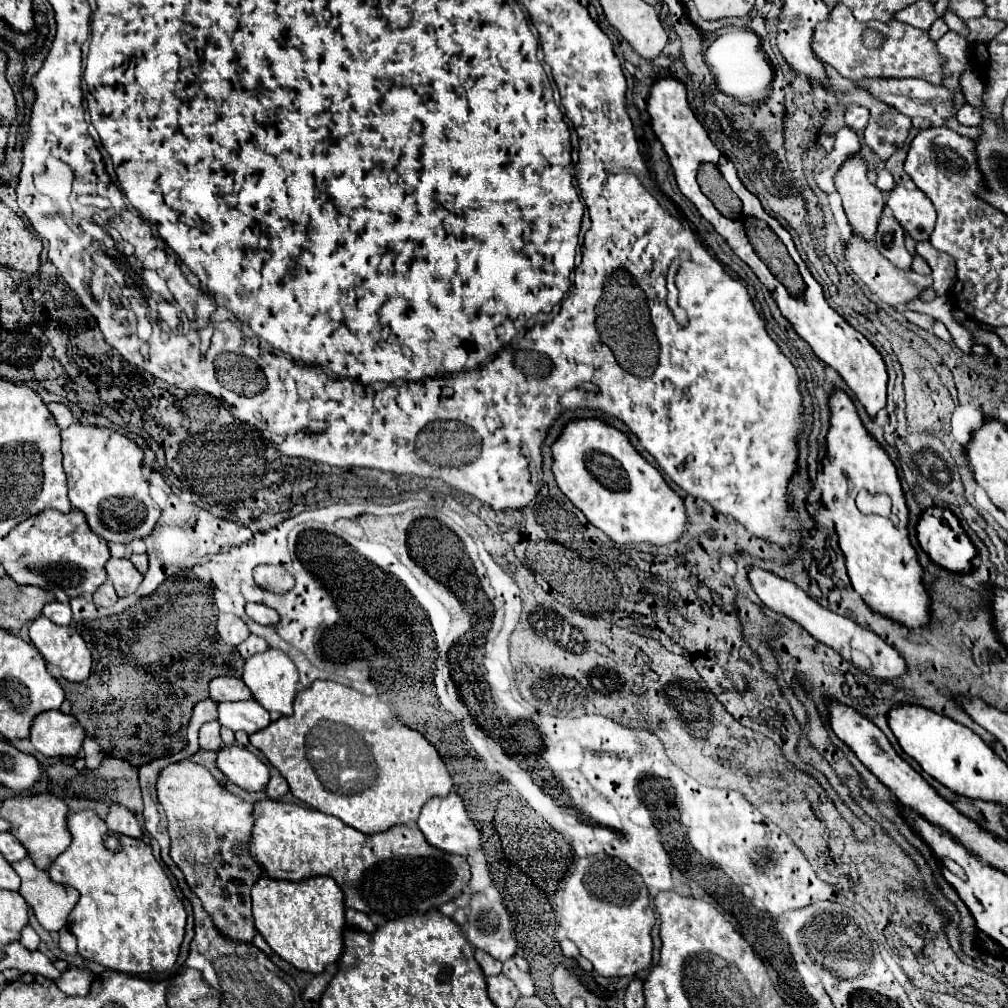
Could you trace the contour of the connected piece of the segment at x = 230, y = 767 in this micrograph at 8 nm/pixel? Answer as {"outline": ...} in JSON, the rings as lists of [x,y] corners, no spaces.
{"outline":[[[230,745],[218,751],[218,769],[240,789],[248,793],[266,791],[270,781],[270,769],[248,749]]]}

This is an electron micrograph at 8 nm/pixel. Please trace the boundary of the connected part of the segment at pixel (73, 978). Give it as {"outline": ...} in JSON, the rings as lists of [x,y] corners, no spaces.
{"outline":[[[72,967],[68,971],[62,973],[62,977],[56,981],[58,989],[64,993],[64,995],[84,995],[90,991],[90,983],[92,983],[94,975],[86,969],[78,969],[78,967]]]}

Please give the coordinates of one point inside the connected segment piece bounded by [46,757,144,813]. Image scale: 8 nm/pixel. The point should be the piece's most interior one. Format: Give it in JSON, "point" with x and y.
{"point":[115,781]}

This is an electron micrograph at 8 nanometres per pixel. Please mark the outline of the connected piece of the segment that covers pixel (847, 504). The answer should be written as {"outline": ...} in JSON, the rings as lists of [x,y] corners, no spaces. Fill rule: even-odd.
{"outline":[[[836,391],[830,397],[830,409],[832,427],[826,435],[828,453],[820,487],[822,501],[840,537],[840,549],[846,557],[852,587],[876,613],[884,613],[900,621],[900,625],[924,625],[924,621],[928,621],[928,591],[924,589],[924,571],[918,563],[918,553],[908,537],[908,507],[896,467],[888,453],[868,435],[846,393]],[[860,489],[866,489],[870,495],[886,493],[892,499],[892,513],[900,519],[900,525],[894,527],[886,517],[862,515],[854,503]]]}

